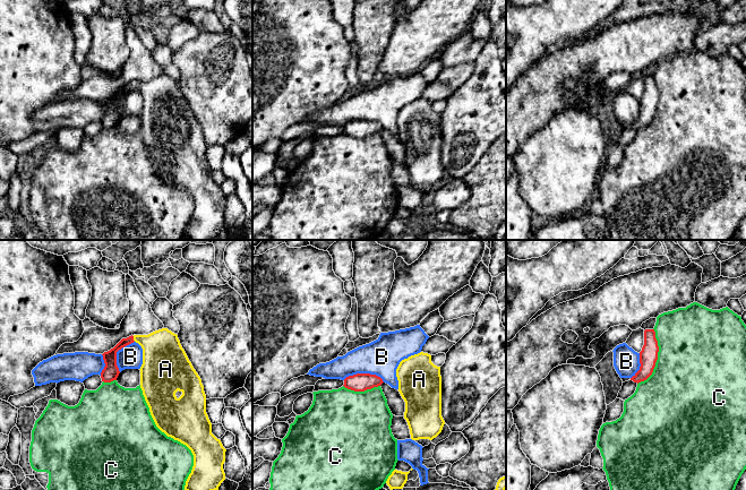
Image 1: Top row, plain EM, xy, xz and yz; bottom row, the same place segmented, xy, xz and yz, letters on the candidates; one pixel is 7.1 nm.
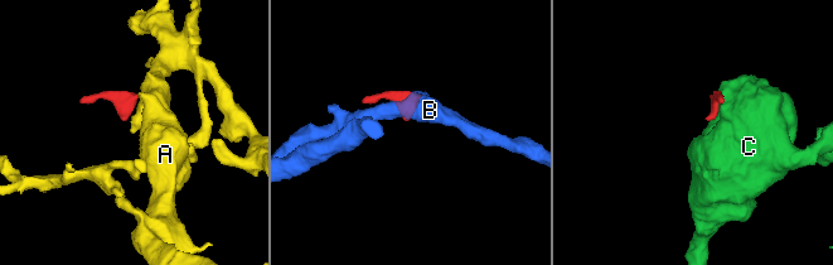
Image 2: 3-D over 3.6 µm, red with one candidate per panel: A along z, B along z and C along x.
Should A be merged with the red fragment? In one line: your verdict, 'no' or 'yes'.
yes

